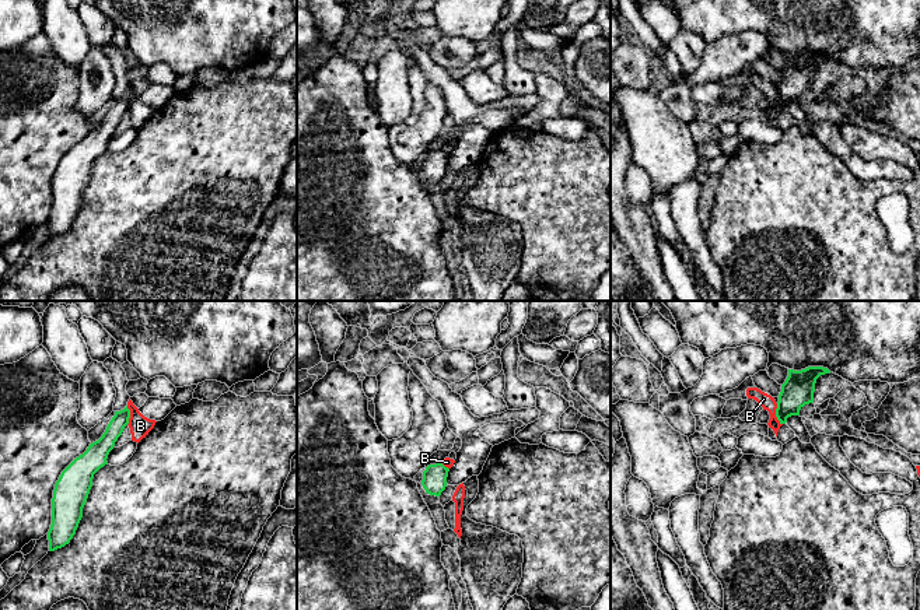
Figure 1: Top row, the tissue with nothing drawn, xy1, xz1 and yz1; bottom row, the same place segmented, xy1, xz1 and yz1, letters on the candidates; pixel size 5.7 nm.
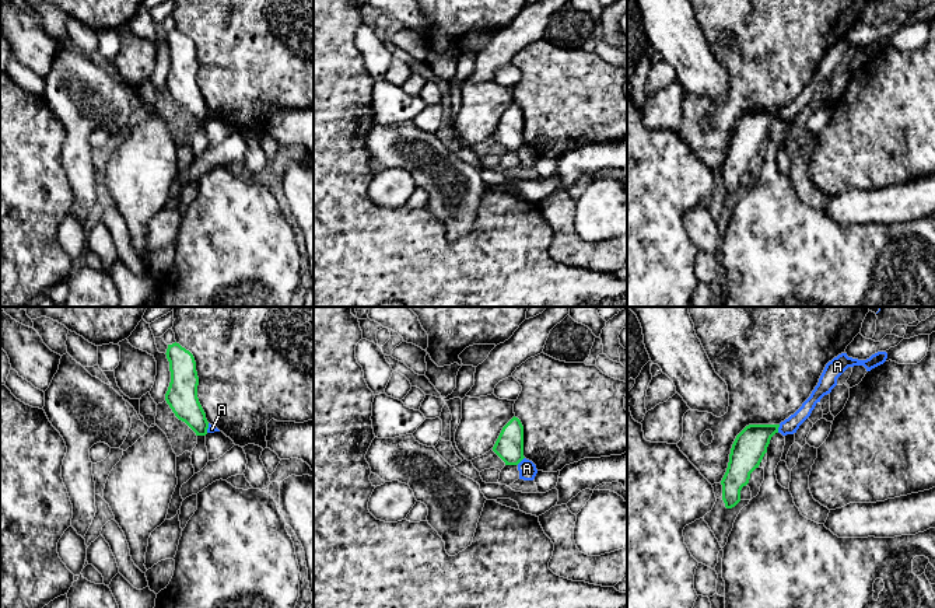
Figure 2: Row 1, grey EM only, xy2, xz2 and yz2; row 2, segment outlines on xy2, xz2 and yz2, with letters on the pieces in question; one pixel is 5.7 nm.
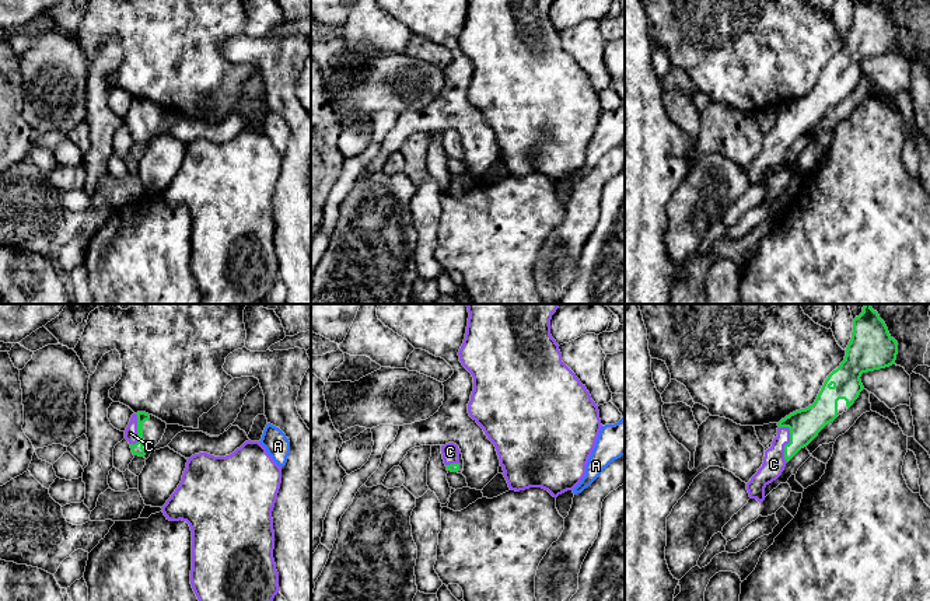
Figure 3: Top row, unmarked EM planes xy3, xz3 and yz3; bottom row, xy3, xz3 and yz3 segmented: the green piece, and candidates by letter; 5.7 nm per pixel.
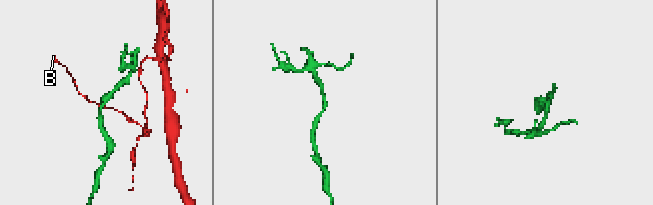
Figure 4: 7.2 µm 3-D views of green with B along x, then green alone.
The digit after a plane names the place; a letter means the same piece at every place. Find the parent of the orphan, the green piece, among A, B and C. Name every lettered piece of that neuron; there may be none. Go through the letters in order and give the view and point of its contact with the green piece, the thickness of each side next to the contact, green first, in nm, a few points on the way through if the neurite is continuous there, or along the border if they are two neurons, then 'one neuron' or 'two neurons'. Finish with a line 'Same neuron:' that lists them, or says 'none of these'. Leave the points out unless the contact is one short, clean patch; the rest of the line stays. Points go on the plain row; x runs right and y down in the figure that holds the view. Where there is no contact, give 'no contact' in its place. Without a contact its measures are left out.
A: yz2 (777, 115) | 190/90 nm | along yz2 (780, 111), (777, 118) | two neurons
B: yz1 (776, 101) | 180/80 nm | along yz1 (776, 90), (776, 105), (782, 111) | two neurons
C: yz3 (790, 126) | 180/130 nm | across yz3 (804, 111), (790, 126), (773, 150) | one neuron
Same neuron: C

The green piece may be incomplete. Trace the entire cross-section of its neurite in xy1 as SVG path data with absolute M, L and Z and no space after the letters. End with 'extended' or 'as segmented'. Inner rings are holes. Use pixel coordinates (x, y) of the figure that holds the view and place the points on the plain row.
M127 92L115 98L102 123L90 130L87 137L62 158L52 185L52 211L48 218L49 238L64 234L76 221L94 161L108 151L108 141L129 111L129 105Z; as segmented

